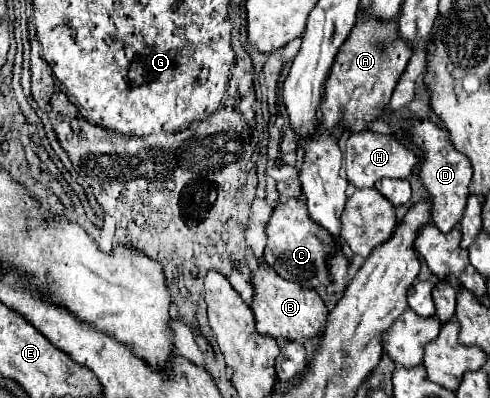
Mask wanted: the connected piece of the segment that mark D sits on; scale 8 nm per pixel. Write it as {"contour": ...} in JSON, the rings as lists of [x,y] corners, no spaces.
{"contour":[[[423,120],[423,122],[415,122],[409,128],[409,132],[413,136],[413,142],[425,150],[425,158],[421,162],[419,176],[423,176],[423,184],[433,200],[433,206],[431,206],[433,224],[443,234],[447,234],[461,222],[461,214],[465,214],[465,200],[469,198],[469,182],[473,176],[471,164],[463,154],[459,154],[455,150],[455,146],[451,146],[451,140],[447,138],[447,132],[441,126],[433,124],[429,120]]]}

